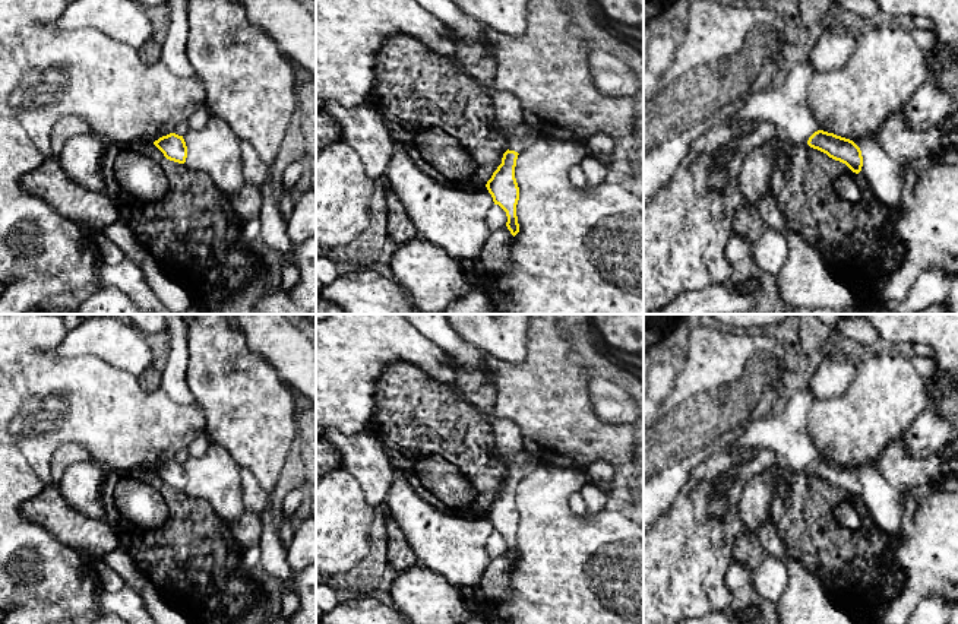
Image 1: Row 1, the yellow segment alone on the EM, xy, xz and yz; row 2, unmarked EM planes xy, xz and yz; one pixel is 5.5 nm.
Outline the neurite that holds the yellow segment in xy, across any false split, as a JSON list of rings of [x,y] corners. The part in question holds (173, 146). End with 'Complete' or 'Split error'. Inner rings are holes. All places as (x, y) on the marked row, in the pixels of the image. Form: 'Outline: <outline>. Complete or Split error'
Outline: [[[170,133],[155,140],[154,145],[164,153],[167,159],[178,162],[178,164],[186,162],[187,146],[183,136]]]. Complete

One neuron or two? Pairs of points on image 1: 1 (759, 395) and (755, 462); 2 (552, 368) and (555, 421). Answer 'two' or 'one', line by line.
1: two
2: one

